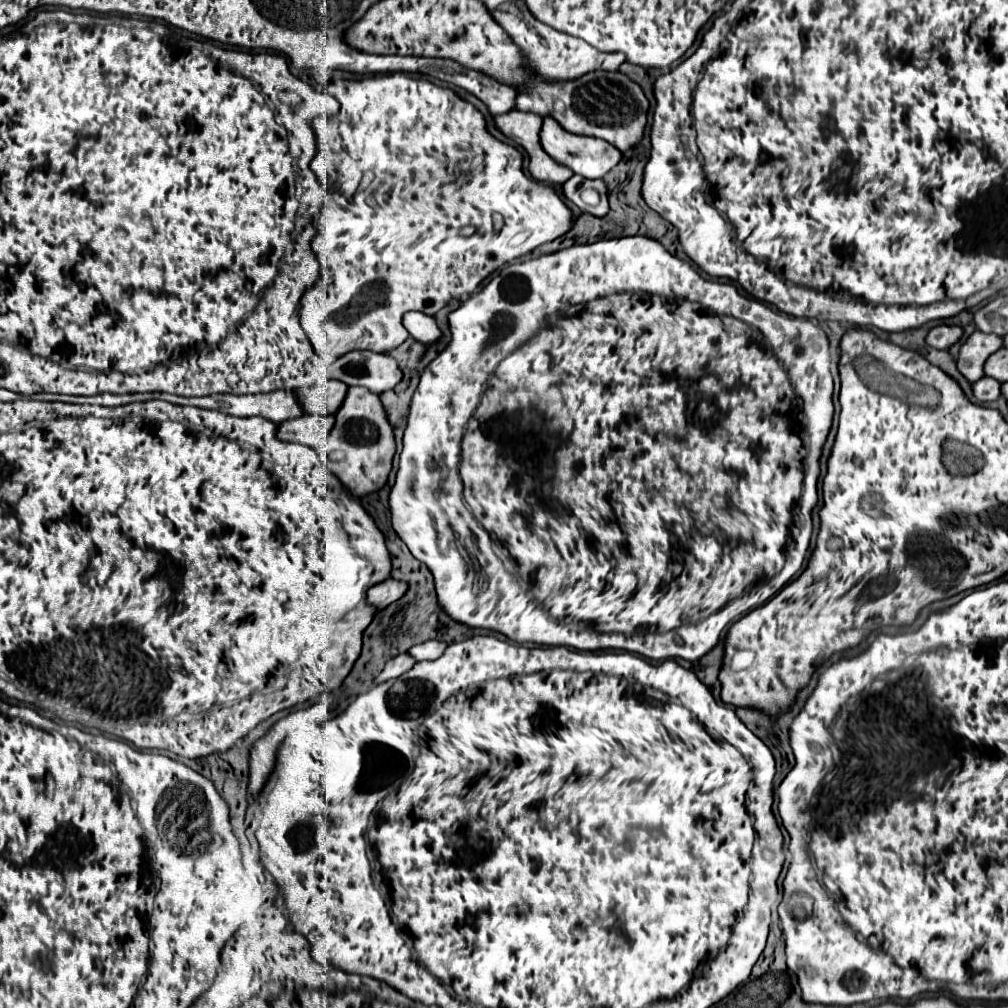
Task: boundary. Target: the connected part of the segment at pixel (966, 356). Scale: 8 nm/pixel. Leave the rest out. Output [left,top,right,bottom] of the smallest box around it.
[957,330,1003,384]

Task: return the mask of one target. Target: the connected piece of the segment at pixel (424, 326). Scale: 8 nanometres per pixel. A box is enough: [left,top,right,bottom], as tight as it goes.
[403,312,441,344]

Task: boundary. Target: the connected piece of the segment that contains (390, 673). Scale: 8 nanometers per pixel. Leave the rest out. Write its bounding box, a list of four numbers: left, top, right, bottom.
[375,652,417,684]

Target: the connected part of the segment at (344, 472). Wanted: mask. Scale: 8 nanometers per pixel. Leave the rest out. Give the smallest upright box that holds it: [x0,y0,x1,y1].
[329,388,395,496]

